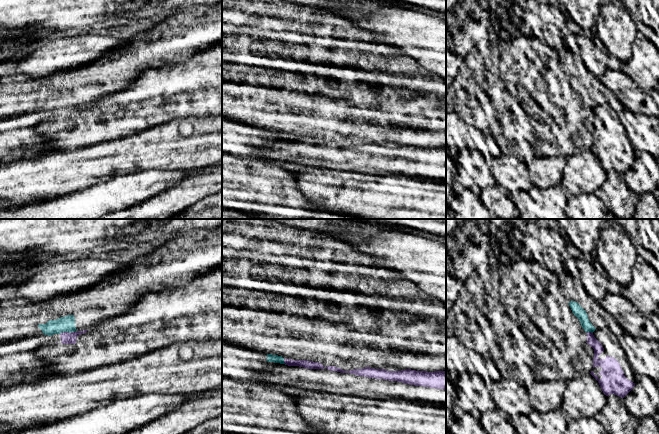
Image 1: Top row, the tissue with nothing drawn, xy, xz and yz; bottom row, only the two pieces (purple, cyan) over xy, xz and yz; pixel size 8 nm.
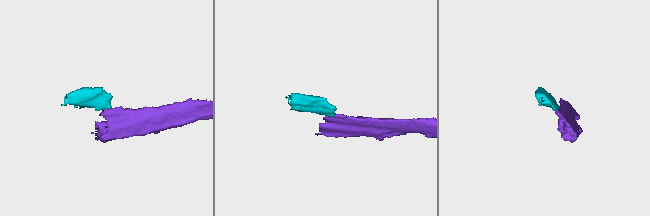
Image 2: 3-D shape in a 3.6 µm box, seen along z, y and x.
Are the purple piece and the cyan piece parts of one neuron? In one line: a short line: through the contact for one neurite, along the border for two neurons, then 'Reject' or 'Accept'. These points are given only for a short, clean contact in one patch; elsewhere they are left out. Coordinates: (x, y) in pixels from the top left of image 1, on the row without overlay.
Line: xy (74, 107), (59, 109). Reject

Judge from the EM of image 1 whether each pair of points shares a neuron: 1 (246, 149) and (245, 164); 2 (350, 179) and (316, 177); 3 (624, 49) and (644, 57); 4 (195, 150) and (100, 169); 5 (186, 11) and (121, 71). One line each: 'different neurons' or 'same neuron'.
1: different neurons
2: same neuron
3: different neurons
4: same neuron
5: same neuron

